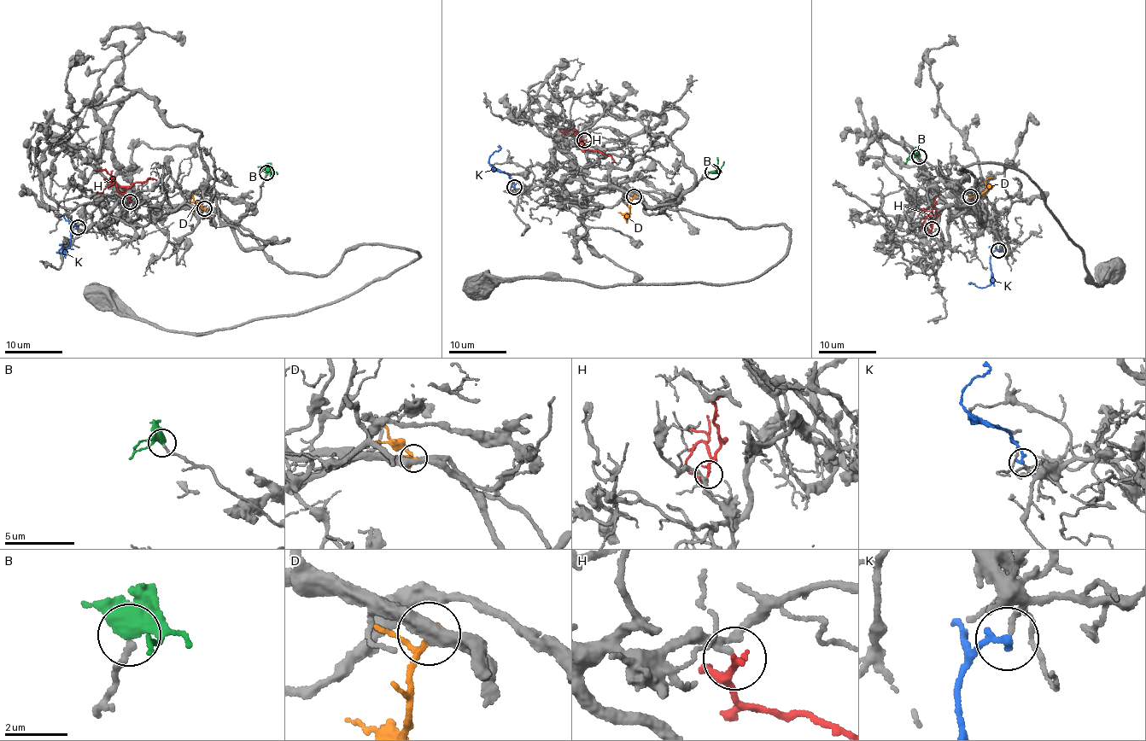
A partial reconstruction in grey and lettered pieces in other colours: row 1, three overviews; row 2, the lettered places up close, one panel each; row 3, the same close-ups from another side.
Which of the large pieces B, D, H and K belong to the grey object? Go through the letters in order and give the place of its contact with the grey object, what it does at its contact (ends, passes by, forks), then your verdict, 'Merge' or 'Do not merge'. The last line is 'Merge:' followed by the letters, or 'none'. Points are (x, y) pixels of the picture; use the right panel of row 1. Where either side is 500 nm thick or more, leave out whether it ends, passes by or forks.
B: Touches grey at (919, 156). It passes by. Merge
D: Touches grey at (970, 196). It passes by. Do not merge
H: Touches grey at (932, 229). It ends there. Do not merge
K: Touches grey at (998, 250). It ends there. Merge
Merge: B, K

